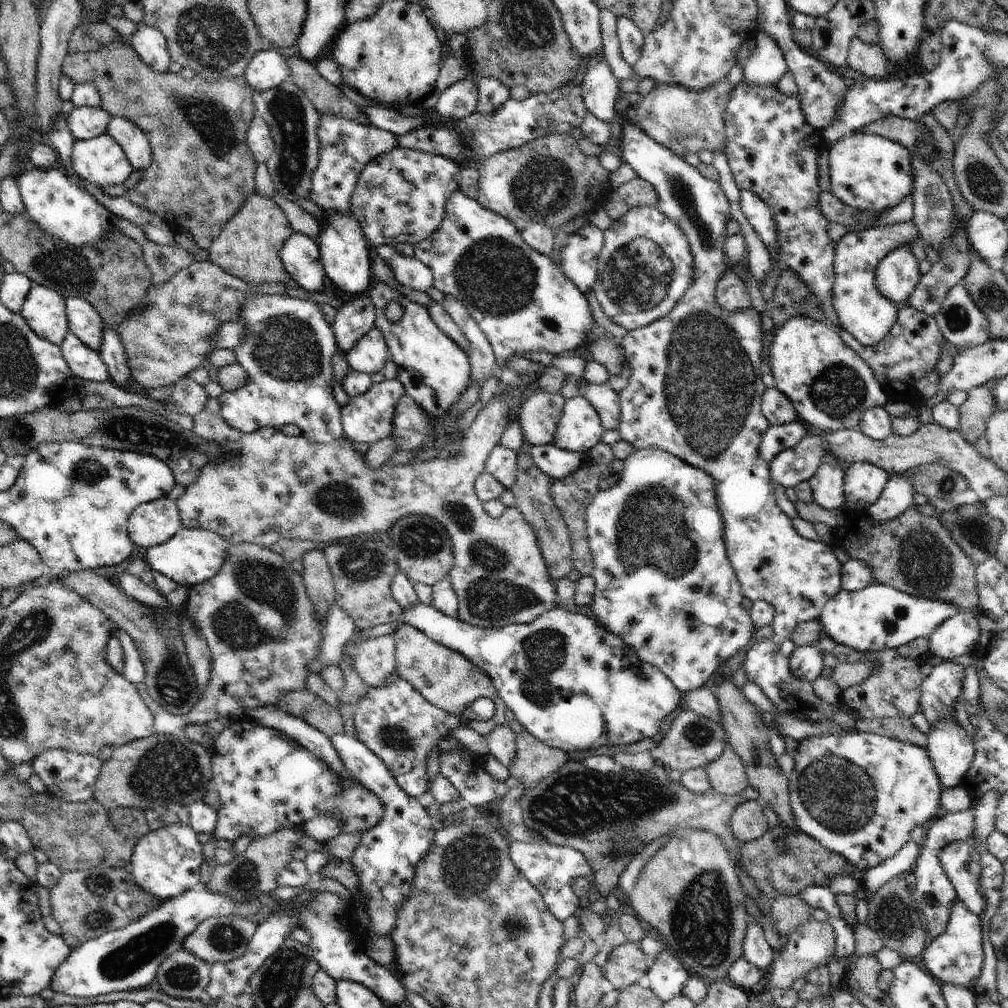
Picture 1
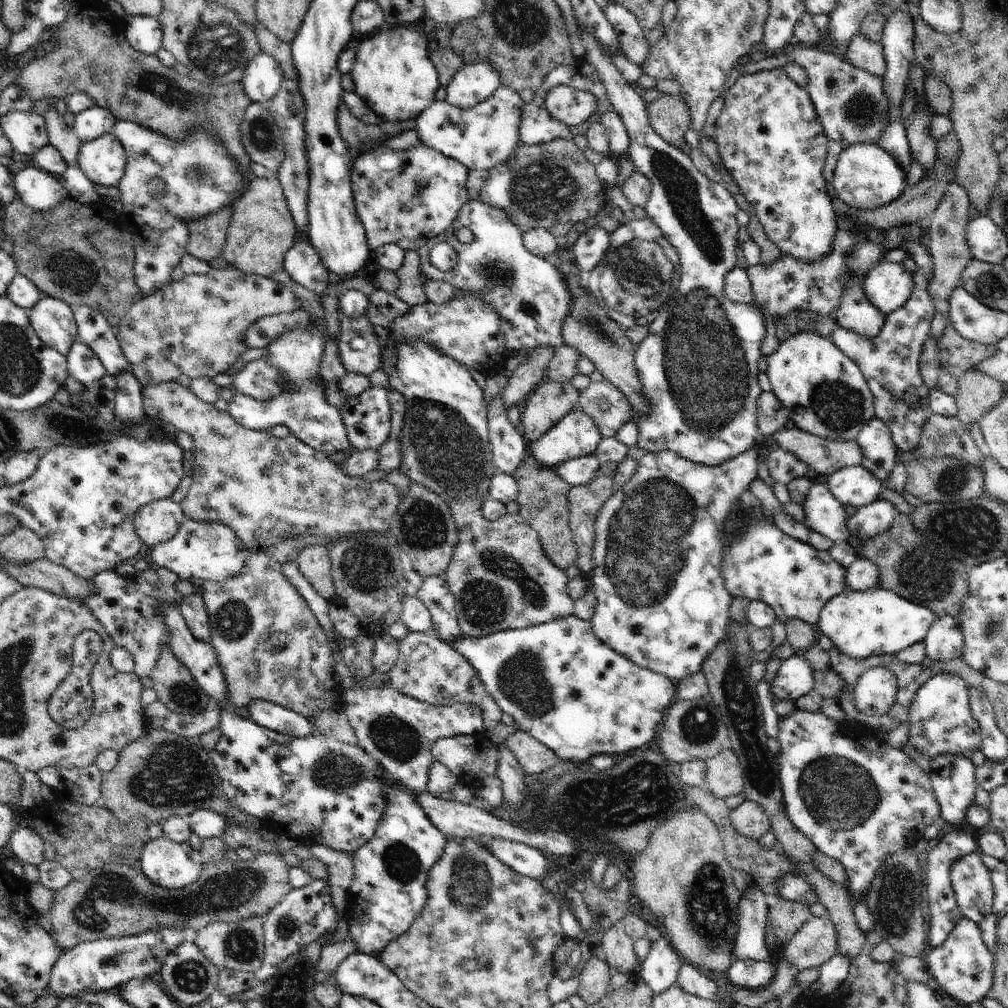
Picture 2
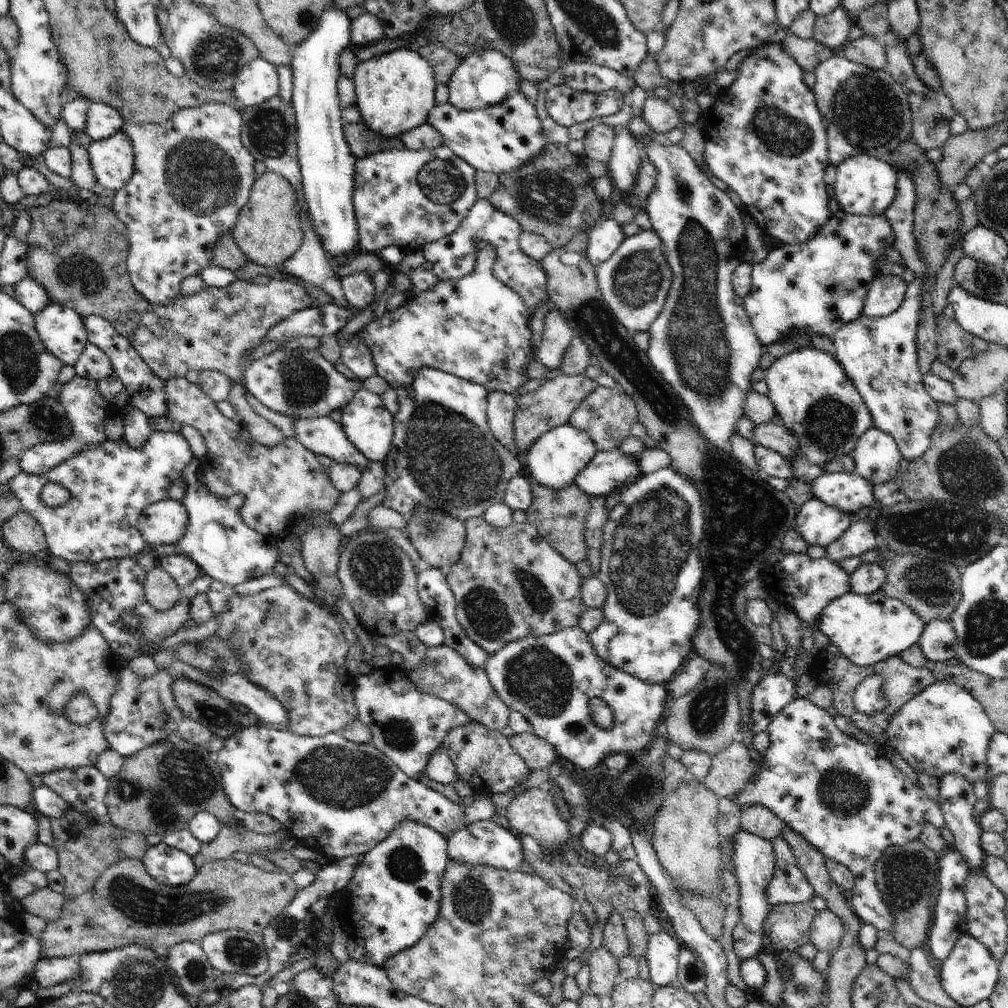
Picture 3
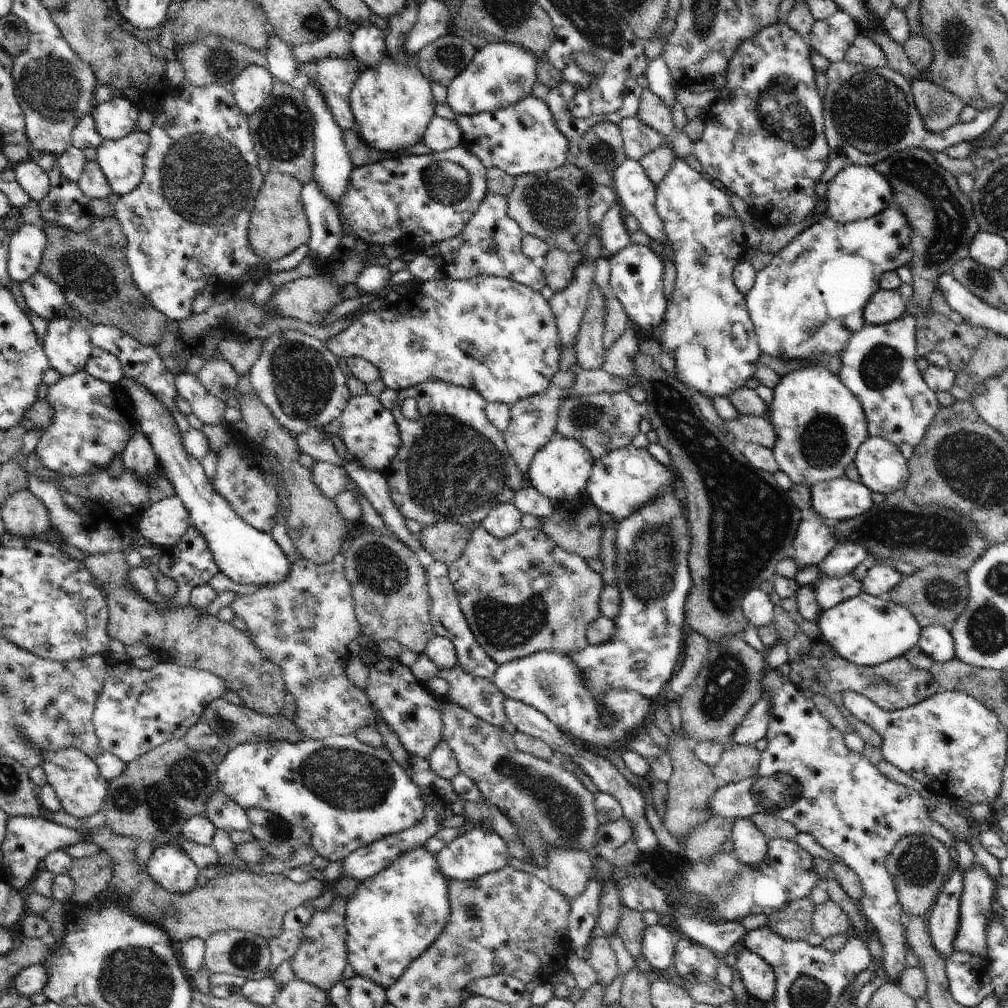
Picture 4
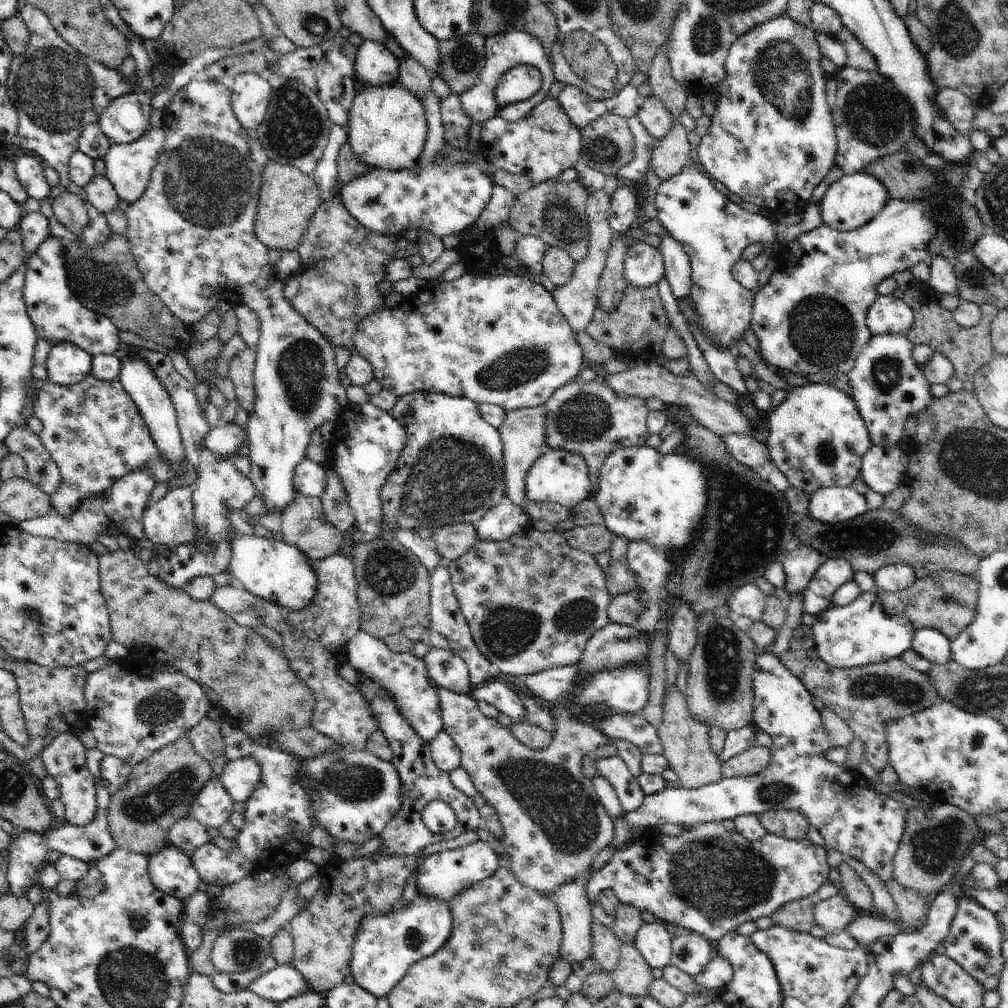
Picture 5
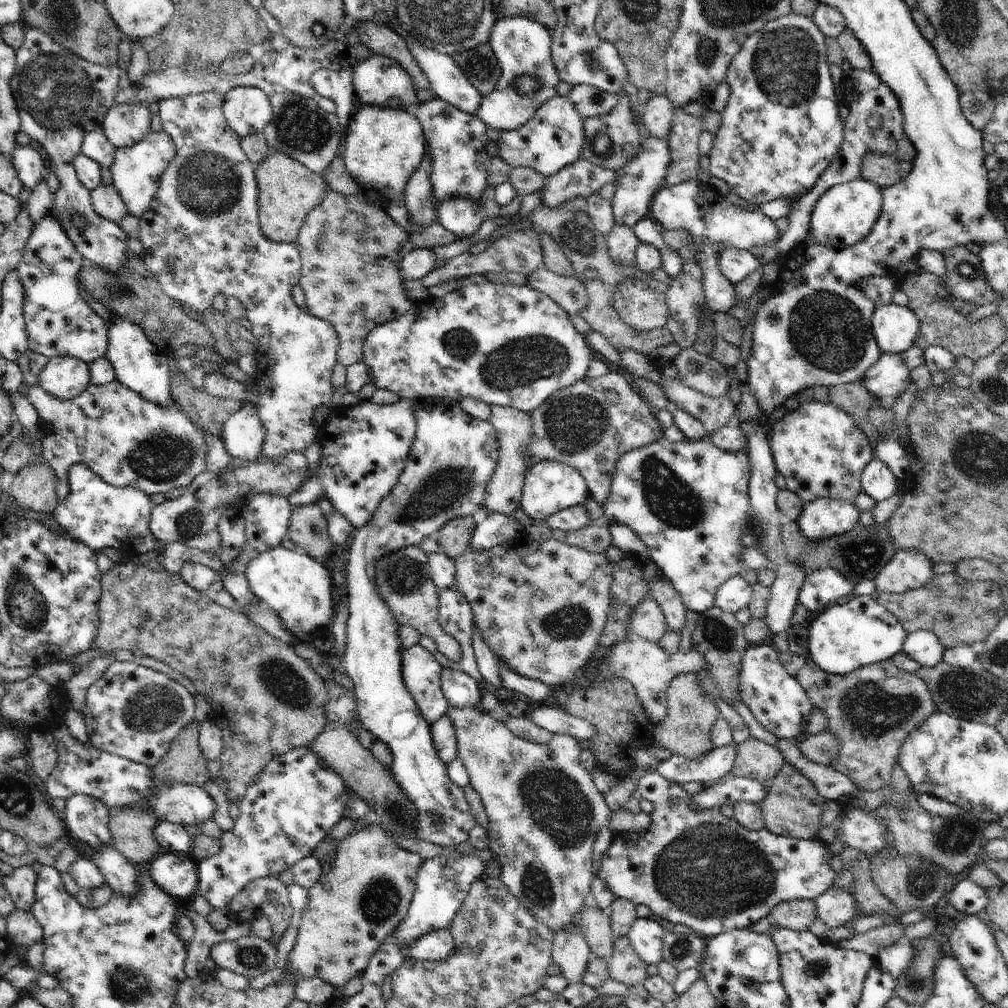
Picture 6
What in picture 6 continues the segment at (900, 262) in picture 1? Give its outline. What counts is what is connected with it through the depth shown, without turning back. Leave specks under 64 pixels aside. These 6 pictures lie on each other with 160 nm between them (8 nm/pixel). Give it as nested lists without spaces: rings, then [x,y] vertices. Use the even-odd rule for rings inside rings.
[[[890,303],[873,310],[872,332],[882,353],[900,355],[915,344],[919,318],[908,307]]]

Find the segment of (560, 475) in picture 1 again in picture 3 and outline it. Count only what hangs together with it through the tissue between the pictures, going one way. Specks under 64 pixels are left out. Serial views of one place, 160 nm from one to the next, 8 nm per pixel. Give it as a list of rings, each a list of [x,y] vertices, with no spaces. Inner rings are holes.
[[[614,449],[611,451],[598,451],[586,465],[586,468],[578,474],[575,483],[589,497],[606,498],[606,496],[616,492],[616,490],[622,492],[642,475],[644,474],[640,468],[639,460],[636,460],[634,455],[626,454],[620,449]]]

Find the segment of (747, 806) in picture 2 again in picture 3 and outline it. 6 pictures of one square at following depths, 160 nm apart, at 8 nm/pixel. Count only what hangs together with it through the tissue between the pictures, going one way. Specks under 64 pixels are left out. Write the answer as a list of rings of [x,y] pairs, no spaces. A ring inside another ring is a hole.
[[[752,805],[742,810],[740,829],[747,830],[760,838],[774,840],[780,837],[785,828],[782,822],[769,808]]]

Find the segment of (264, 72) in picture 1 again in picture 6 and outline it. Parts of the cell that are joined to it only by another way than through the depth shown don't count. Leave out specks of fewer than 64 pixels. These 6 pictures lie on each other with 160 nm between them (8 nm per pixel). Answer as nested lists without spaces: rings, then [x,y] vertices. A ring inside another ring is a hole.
[[[236,87],[223,95],[224,118],[228,126],[242,139],[262,133],[273,117],[269,96],[259,88]]]

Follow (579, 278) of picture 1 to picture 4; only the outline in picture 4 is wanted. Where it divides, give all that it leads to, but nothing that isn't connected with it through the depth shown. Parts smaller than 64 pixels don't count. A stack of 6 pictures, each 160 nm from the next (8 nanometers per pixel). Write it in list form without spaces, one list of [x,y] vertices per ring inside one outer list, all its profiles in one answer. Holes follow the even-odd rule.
[[[616,200],[604,215],[598,236],[603,242],[603,256],[610,258],[630,244],[630,232],[625,225],[625,208]]]

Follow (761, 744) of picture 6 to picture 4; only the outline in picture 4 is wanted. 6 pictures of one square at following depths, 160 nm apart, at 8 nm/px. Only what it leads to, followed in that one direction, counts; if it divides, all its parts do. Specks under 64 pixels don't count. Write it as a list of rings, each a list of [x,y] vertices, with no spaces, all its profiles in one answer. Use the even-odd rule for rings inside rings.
[[[730,744],[712,771],[724,784],[735,783],[755,775],[760,761],[761,752],[755,745]]]

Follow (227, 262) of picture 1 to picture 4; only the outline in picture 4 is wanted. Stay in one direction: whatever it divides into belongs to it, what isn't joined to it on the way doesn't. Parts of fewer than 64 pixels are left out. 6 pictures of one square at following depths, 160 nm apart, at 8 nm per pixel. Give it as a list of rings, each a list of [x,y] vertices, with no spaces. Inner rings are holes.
[[[270,168],[265,174],[262,186],[255,198],[251,212],[248,240],[255,253],[270,262],[288,256],[302,246],[308,246],[311,226],[301,199],[304,184],[291,174],[284,174]]]

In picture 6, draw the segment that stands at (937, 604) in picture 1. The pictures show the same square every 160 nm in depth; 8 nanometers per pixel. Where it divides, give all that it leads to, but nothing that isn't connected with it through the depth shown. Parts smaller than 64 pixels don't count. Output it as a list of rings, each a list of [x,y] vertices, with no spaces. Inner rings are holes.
[[[856,595],[848,602],[828,605],[809,626],[809,657],[824,671],[847,675],[857,668],[891,660],[902,651],[909,635],[898,619],[870,595]]]

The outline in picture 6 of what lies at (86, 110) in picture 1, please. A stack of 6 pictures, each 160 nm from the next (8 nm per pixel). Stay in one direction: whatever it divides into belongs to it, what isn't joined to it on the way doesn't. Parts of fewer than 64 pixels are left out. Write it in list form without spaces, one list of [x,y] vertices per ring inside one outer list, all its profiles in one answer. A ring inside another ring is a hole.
[[[122,103],[111,106],[102,121],[106,138],[116,147],[129,147],[150,133],[152,113],[145,103]]]

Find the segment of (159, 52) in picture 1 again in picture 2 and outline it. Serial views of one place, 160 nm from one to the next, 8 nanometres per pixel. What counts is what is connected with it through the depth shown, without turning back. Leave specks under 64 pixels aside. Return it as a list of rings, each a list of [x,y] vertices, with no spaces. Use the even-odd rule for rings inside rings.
[[[126,15],[125,20],[125,36],[128,43],[136,51],[156,55],[163,42],[163,32],[157,18]]]

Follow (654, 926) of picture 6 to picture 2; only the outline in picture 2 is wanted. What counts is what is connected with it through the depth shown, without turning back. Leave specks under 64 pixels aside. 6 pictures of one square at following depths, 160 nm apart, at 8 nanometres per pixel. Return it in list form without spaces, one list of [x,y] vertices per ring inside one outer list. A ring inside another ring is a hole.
[[[661,936],[651,944],[648,956],[641,964],[641,971],[637,977],[644,980],[654,996],[666,992],[670,986],[677,984],[678,974],[684,960],[668,942],[668,938]]]

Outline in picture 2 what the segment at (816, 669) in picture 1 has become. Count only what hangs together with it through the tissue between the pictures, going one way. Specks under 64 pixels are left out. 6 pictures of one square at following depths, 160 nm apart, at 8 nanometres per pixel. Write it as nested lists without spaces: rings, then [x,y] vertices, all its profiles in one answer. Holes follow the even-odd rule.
[[[802,654],[784,659],[774,682],[770,684],[770,695],[778,700],[795,703],[800,697],[813,693],[816,688],[814,669]]]

